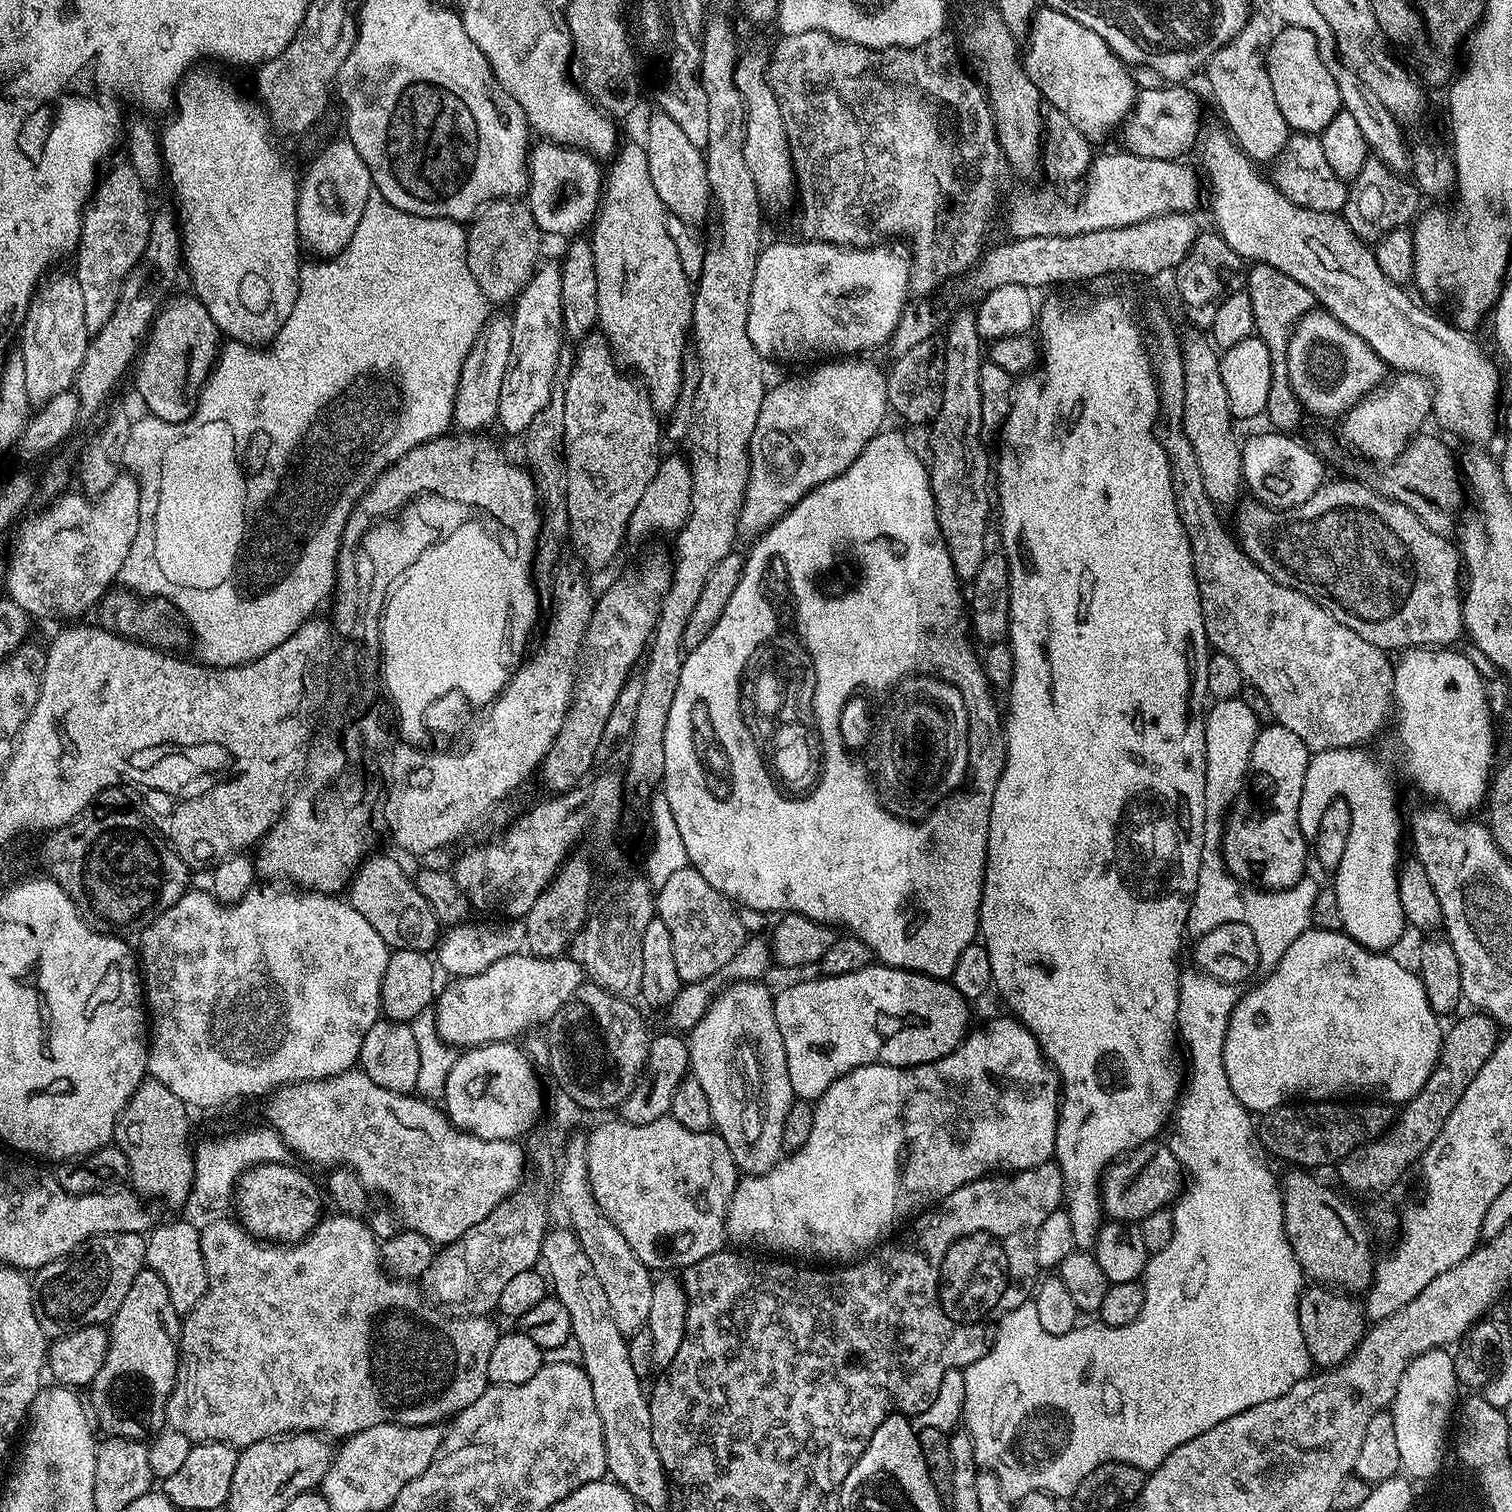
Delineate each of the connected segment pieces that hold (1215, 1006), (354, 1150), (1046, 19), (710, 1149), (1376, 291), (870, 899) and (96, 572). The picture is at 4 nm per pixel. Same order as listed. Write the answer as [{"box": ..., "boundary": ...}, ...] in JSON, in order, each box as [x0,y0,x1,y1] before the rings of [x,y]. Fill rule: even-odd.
[{"box":[962,974,1314,1501],"boundary":[[[1188,974],[1180,977],[1180,1002],[1178,1004],[1178,1040],[1181,1045],[1188,1047],[1188,1062],[1186,1064],[1192,1067],[1192,1077],[1187,1077],[1186,1087],[1183,1089],[1182,1095],[1177,1103],[1176,1111],[1170,1121],[1170,1132],[1172,1128],[1172,1140],[1170,1144],[1173,1149],[1184,1152],[1179,1153],[1181,1164],[1184,1165],[1184,1170],[1187,1176],[1186,1187],[1181,1191],[1178,1199],[1175,1201],[1174,1207],[1171,1209],[1172,1217],[1174,1218],[1174,1238],[1170,1238],[1170,1243],[1166,1246],[1166,1250],[1158,1250],[1151,1253],[1148,1257],[1148,1264],[1144,1267],[1144,1274],[1142,1283],[1144,1285],[1144,1305],[1142,1306],[1142,1314],[1138,1314],[1138,1318],[1134,1322],[1130,1322],[1130,1326],[1118,1326],[1117,1328],[1101,1327],[1099,1323],[1093,1322],[1083,1328],[1077,1326],[1072,1328],[1066,1334],[1055,1336],[1050,1334],[1042,1326],[1042,1322],[1038,1322],[1038,1310],[1035,1303],[1029,1302],[1018,1306],[1014,1310],[1010,1310],[1010,1314],[1006,1314],[1000,1320],[1000,1328],[996,1331],[996,1337],[992,1343],[992,1348],[982,1358],[978,1358],[978,1362],[969,1364],[967,1368],[963,1369],[964,1373],[964,1415],[962,1417],[963,1427],[970,1434],[970,1438],[974,1442],[974,1458],[977,1465],[983,1466],[987,1471],[992,1472],[996,1476],[998,1482],[1001,1484],[1003,1492],[1007,1493],[1013,1501],[1020,1500],[1026,1494],[1031,1492],[1049,1492],[1050,1495],[1057,1498],[1071,1497],[1073,1492],[1078,1490],[1078,1486],[1082,1482],[1082,1478],[1086,1478],[1086,1474],[1090,1474],[1094,1470],[1098,1470],[1098,1466],[1109,1464],[1110,1462],[1122,1462],[1129,1464],[1135,1468],[1141,1468],[1146,1474],[1152,1469],[1162,1466],[1162,1462],[1172,1450],[1178,1450],[1178,1446],[1182,1446],[1182,1442],[1190,1442],[1190,1438],[1198,1438],[1198,1434],[1204,1433],[1205,1430],[1210,1430],[1213,1426],[1218,1426],[1218,1422],[1226,1422],[1226,1418],[1234,1418],[1234,1414],[1242,1414],[1242,1410],[1250,1410],[1250,1406],[1258,1406],[1258,1402],[1270,1402],[1270,1398],[1278,1398],[1278,1394],[1286,1394],[1286,1390],[1290,1390],[1290,1386],[1294,1386],[1294,1382],[1298,1382],[1302,1378],[1306,1378],[1313,1371],[1314,1365],[1310,1354],[1306,1350],[1306,1342],[1302,1338],[1302,1326],[1298,1326],[1298,1302],[1300,1301],[1300,1294],[1306,1284],[1306,1277],[1300,1270],[1300,1263],[1294,1258],[1294,1250],[1290,1246],[1290,1242],[1286,1238],[1286,1230],[1284,1229],[1284,1197],[1282,1195],[1281,1185],[1278,1183],[1278,1176],[1275,1176],[1266,1165],[1260,1161],[1260,1156],[1256,1153],[1258,1144],[1257,1137],[1254,1135],[1254,1116],[1249,1112],[1246,1106],[1242,1106],[1242,1102],[1238,1102],[1238,1098],[1234,1098],[1234,1090],[1230,1090],[1230,1078],[1226,1078],[1226,1066],[1222,1060],[1222,1050],[1226,1042],[1226,1030],[1230,1022],[1230,1014],[1234,1010],[1234,1006],[1239,1002],[1242,992],[1237,985],[1224,984],[1218,978],[1213,976],[1205,976],[1203,974],[1195,974],[1196,976],[1188,976]]]},{"box":[264,1070,526,1246],"boundary":[[[359,1070],[343,1072],[337,1076],[322,1078],[321,1080],[303,1080],[297,1084],[284,1084],[275,1089],[267,1097],[267,1100],[268,1105],[264,1108],[265,1114],[268,1115],[267,1123],[284,1139],[284,1143],[295,1155],[297,1152],[302,1159],[309,1160],[312,1164],[325,1164],[325,1169],[328,1170],[337,1166],[354,1170],[358,1174],[362,1186],[368,1189],[369,1193],[376,1195],[377,1192],[378,1195],[385,1196],[389,1200],[387,1203],[390,1205],[391,1211],[407,1231],[422,1234],[434,1246],[443,1246],[454,1242],[463,1232],[470,1230],[470,1226],[474,1226],[474,1222],[482,1222],[482,1218],[486,1218],[486,1214],[490,1214],[490,1210],[494,1210],[510,1193],[521,1187],[522,1181],[525,1179],[523,1176],[524,1164],[526,1168],[526,1152],[525,1149],[523,1152],[519,1148],[519,1143],[516,1140],[487,1140],[486,1138],[478,1138],[469,1132],[462,1132],[452,1125],[452,1121],[435,1103],[429,1102],[416,1094],[382,1090],[382,1086],[378,1086],[378,1082],[370,1082],[368,1075]]]},{"box":[1022,6,1138,142],"boundary":[[[1044,6],[1032,17],[1031,28],[1026,35],[1028,49],[1023,49],[1022,63],[1030,82],[1038,86],[1041,97],[1051,107],[1057,108],[1082,134],[1091,142],[1097,142],[1103,138],[1107,132],[1112,132],[1121,127],[1128,119],[1128,114],[1132,110],[1132,105],[1136,102],[1138,85],[1130,71],[1129,65],[1125,64],[1119,56],[1115,56],[1110,50],[1110,46],[1094,30],[1082,26],[1074,18],[1062,14],[1058,10]]]},{"box":[586,1118,738,1270],"boundary":[[[613,1118],[598,1125],[592,1133],[587,1133],[586,1139],[590,1190],[594,1190],[594,1198],[606,1218],[622,1230],[622,1238],[630,1242],[630,1250],[638,1254],[649,1270],[657,1270],[664,1264],[660,1243],[672,1247],[672,1260],[679,1266],[697,1264],[702,1258],[710,1258],[710,1254],[725,1247],[724,1223],[728,1217],[728,1203],[738,1183],[738,1169],[730,1154],[730,1146],[726,1146],[715,1130],[686,1130],[686,1126],[671,1118],[649,1124],[627,1124],[625,1120]]]},{"box":[1198,127,1500,442],"boundary":[[[1223,127],[1212,128],[1203,133],[1198,140],[1198,153],[1200,152],[1199,167],[1204,167],[1203,175],[1206,177],[1206,184],[1212,187],[1212,220],[1215,231],[1219,232],[1220,237],[1230,246],[1230,250],[1234,250],[1240,256],[1244,257],[1248,262],[1259,262],[1274,266],[1276,270],[1282,270],[1282,274],[1286,274],[1290,278],[1294,278],[1294,282],[1302,282],[1302,286],[1306,286],[1306,290],[1310,290],[1310,294],[1314,294],[1317,305],[1323,311],[1330,313],[1334,318],[1338,318],[1340,322],[1350,330],[1354,330],[1354,334],[1358,334],[1364,342],[1366,342],[1372,350],[1384,359],[1385,365],[1389,369],[1399,370],[1400,372],[1414,372],[1428,379],[1432,385],[1432,416],[1444,428],[1449,428],[1452,432],[1457,432],[1460,436],[1472,440],[1468,442],[1484,442],[1480,440],[1488,440],[1496,432],[1496,424],[1498,428],[1498,416],[1496,420],[1496,399],[1500,396],[1500,372],[1496,369],[1496,364],[1490,357],[1484,353],[1484,348],[1475,340],[1475,335],[1469,334],[1465,329],[1456,327],[1455,323],[1443,320],[1440,316],[1435,316],[1423,303],[1415,304],[1412,301],[1413,293],[1405,290],[1401,285],[1395,284],[1390,278],[1386,278],[1386,274],[1382,274],[1382,270],[1376,264],[1375,251],[1365,241],[1356,237],[1354,230],[1350,230],[1350,226],[1345,222],[1343,215],[1335,212],[1319,212],[1318,210],[1306,210],[1302,206],[1295,204],[1290,198],[1286,198],[1286,194],[1282,194],[1272,183],[1267,175],[1264,176],[1259,172],[1257,165],[1249,160],[1248,156],[1241,152],[1239,144],[1232,139],[1231,135]]]},{"box":[662,430,991,978],"boundary":[[[881,430],[841,476],[836,476],[830,482],[806,493],[786,515],[780,517],[767,532],[753,543],[757,544],[752,549],[747,549],[742,578],[738,582],[738,586],[734,586],[734,594],[730,594],[730,602],[726,602],[726,610],[722,610],[722,618],[718,618],[714,630],[710,630],[710,634],[706,634],[706,638],[702,638],[702,642],[698,642],[698,646],[691,649],[682,662],[682,674],[678,674],[678,690],[674,690],[674,702],[670,706],[669,716],[666,717],[666,738],[662,741],[662,750],[666,754],[662,791],[666,802],[670,802],[670,811],[674,813],[674,823],[678,825],[678,834],[682,834],[682,846],[686,846],[689,865],[696,868],[698,874],[702,874],[702,878],[706,878],[706,882],[710,882],[710,886],[714,886],[714,890],[718,890],[740,908],[753,908],[765,914],[797,912],[806,918],[817,920],[823,924],[831,924],[837,929],[847,930],[858,938],[862,938],[862,942],[866,942],[866,946],[870,946],[873,957],[887,967],[904,968],[908,972],[921,972],[924,976],[948,978],[951,977],[962,950],[966,950],[966,946],[970,946],[978,936],[980,899],[984,889],[984,867],[988,853],[991,795],[977,794],[968,796],[965,800],[954,800],[950,806],[940,808],[940,813],[932,816],[929,824],[909,830],[906,826],[890,822],[883,814],[878,814],[876,800],[870,798],[870,790],[867,789],[866,782],[862,782],[860,768],[855,768],[838,749],[833,748],[828,759],[826,783],[821,785],[820,792],[812,795],[812,800],[807,800],[803,806],[788,808],[776,801],[776,796],[771,793],[771,787],[763,782],[762,762],[755,762],[754,746],[746,743],[746,730],[743,726],[738,726],[740,712],[736,712],[736,676],[740,676],[740,664],[744,664],[744,656],[748,656],[748,652],[752,652],[752,648],[756,648],[756,640],[764,640],[764,636],[768,636],[768,632],[772,632],[772,616],[768,604],[764,604],[762,593],[760,593],[764,560],[770,559],[771,552],[781,552],[782,559],[788,560],[792,584],[796,584],[798,622],[800,628],[804,628],[806,643],[812,648],[823,645],[824,641],[833,635],[834,630],[844,628],[848,620],[848,612],[856,612],[856,616],[860,616],[860,612],[864,612],[864,616],[868,616],[868,612],[884,612],[884,608],[888,608],[888,612],[892,612],[892,616],[896,616],[896,620],[900,620],[900,624],[904,624],[904,628],[900,628],[900,636],[904,636],[904,632],[908,632],[908,640],[916,640],[916,636],[924,636],[924,628],[948,628],[951,632],[959,633],[963,624],[965,627],[966,592],[964,588],[960,589],[962,581],[954,570],[948,547],[942,538],[942,530],[938,526],[932,487],[928,481],[929,469],[926,467],[925,461],[923,464],[916,457],[915,450],[908,445],[908,440],[902,433],[888,431]],[[699,700],[708,707],[708,720],[712,723],[713,730],[716,731],[716,740],[724,747],[725,754],[730,758],[728,764],[732,767],[732,793],[725,800],[719,800],[708,789],[708,784],[704,781],[704,768],[700,765],[699,754],[696,753],[696,740],[692,737],[692,711],[695,710]]]},{"box":[3,474,140,620],"boundary":[[[121,474],[118,478],[114,478],[114,486],[110,486],[110,490],[106,490],[101,496],[89,498],[83,494],[77,496],[68,496],[69,494],[61,494],[47,505],[41,516],[36,516],[33,520],[28,520],[24,525],[19,525],[20,533],[16,536],[16,541],[12,544],[12,552],[8,556],[8,573],[3,583],[8,587],[6,592],[7,599],[14,601],[18,606],[22,606],[22,610],[26,610],[29,616],[44,620],[72,620],[75,616],[80,616],[83,612],[88,612],[97,607],[100,599],[104,597],[104,593],[109,591],[117,583],[122,564],[129,553],[130,546],[133,545],[133,539],[138,531],[138,510],[140,508],[140,483],[136,477],[131,474]]]}]

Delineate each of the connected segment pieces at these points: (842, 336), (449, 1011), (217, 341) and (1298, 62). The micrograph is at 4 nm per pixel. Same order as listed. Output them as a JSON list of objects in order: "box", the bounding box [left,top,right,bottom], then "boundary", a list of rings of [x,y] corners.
[{"box":[746,238,912,357],"boundary":[[[815,238],[804,240],[765,243],[760,249],[758,266],[754,270],[754,286],[750,290],[746,330],[761,357],[800,356],[803,352],[864,354],[867,348],[887,345],[896,331],[904,305],[910,300],[908,279],[912,277],[912,258],[909,249],[905,245],[903,248],[900,242],[853,248]]]},{"box":[434,950,586,1050],"boundary":[[[521,950],[494,962],[494,966],[486,966],[482,974],[470,974],[449,979],[448,985],[439,989],[434,1000],[437,1032],[445,1043],[456,1050],[478,1048],[481,1044],[494,1044],[497,1042],[512,1042],[523,1034],[527,1028],[535,1024],[547,1025],[558,1014],[558,1010],[567,1003],[579,987],[586,982],[584,966],[579,959],[571,955],[533,956]]]},{"box":[134,294,222,422],"boundary":[[[194,294],[188,296],[173,295],[156,313],[151,329],[146,337],[146,343],[134,364],[136,372],[136,392],[144,399],[144,404],[151,415],[162,418],[162,422],[182,422],[190,418],[196,410],[196,401],[204,384],[208,381],[216,366],[216,358],[222,347],[222,333],[220,328],[210,318],[210,310],[202,306],[202,302]]]},{"box":[1268,26,1341,134],"boundary":[[[1284,26],[1273,35],[1272,45],[1268,48],[1268,73],[1278,110],[1282,110],[1282,118],[1286,118],[1293,133],[1319,134],[1341,112],[1338,83],[1320,59],[1310,30]]]}]

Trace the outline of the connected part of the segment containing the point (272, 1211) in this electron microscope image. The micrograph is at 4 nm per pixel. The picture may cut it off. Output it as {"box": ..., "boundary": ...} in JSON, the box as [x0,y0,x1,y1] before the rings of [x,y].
{"box":[234,1162,322,1246],"boundary":[[[281,1162],[278,1164],[256,1164],[240,1175],[240,1179],[236,1181],[234,1189],[234,1209],[235,1215],[238,1217],[238,1223],[251,1234],[257,1236],[259,1240],[265,1242],[279,1242],[285,1246],[289,1244],[297,1244],[299,1240],[309,1236],[317,1224],[322,1219],[322,1211],[320,1212],[320,1196],[322,1200],[322,1192],[316,1189],[311,1178],[306,1176],[300,1169],[291,1168],[291,1163]]]}

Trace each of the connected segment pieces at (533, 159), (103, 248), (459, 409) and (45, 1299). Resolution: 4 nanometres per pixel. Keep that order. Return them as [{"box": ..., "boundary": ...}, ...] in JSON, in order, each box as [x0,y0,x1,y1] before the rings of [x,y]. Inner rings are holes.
[{"box":[526,138,605,238],"boundary":[[[544,138],[541,144],[533,143],[528,154],[528,191],[526,203],[534,222],[540,227],[541,233],[552,236],[564,236],[572,238],[583,233],[595,221],[596,213],[600,211],[600,202],[604,191],[605,177],[602,168],[595,164],[587,151],[578,148],[569,148],[566,144],[553,144],[551,140]]]},{"box":[74,162,153,334],"boundary":[[[121,162],[106,172],[99,177],[92,199],[84,210],[80,242],[74,253],[74,275],[78,286],[82,286],[86,326],[92,334],[106,326],[106,318],[114,314],[124,280],[146,250],[153,217],[153,213],[148,212],[149,193],[132,164]]]},{"box":[452,315,512,434],"boundary":[[[489,315],[482,326],[470,354],[466,354],[466,362],[462,362],[460,385],[456,391],[456,401],[452,411],[455,427],[464,434],[476,434],[489,423],[495,421],[498,410],[498,398],[502,394],[502,378],[510,362],[510,346],[512,345],[511,315]]]},{"box":[31,1232,146,1338],"boundary":[[[115,1232],[105,1236],[91,1236],[89,1240],[77,1246],[73,1252],[68,1252],[44,1268],[35,1269],[31,1277],[32,1305],[34,1314],[38,1318],[38,1326],[42,1326],[44,1335],[55,1338],[86,1326],[107,1325],[112,1315],[118,1310],[118,1306],[122,1306],[122,1298],[126,1298],[130,1286],[134,1283],[134,1278],[138,1278],[140,1271],[146,1267],[145,1254],[146,1239],[141,1233]]]}]

